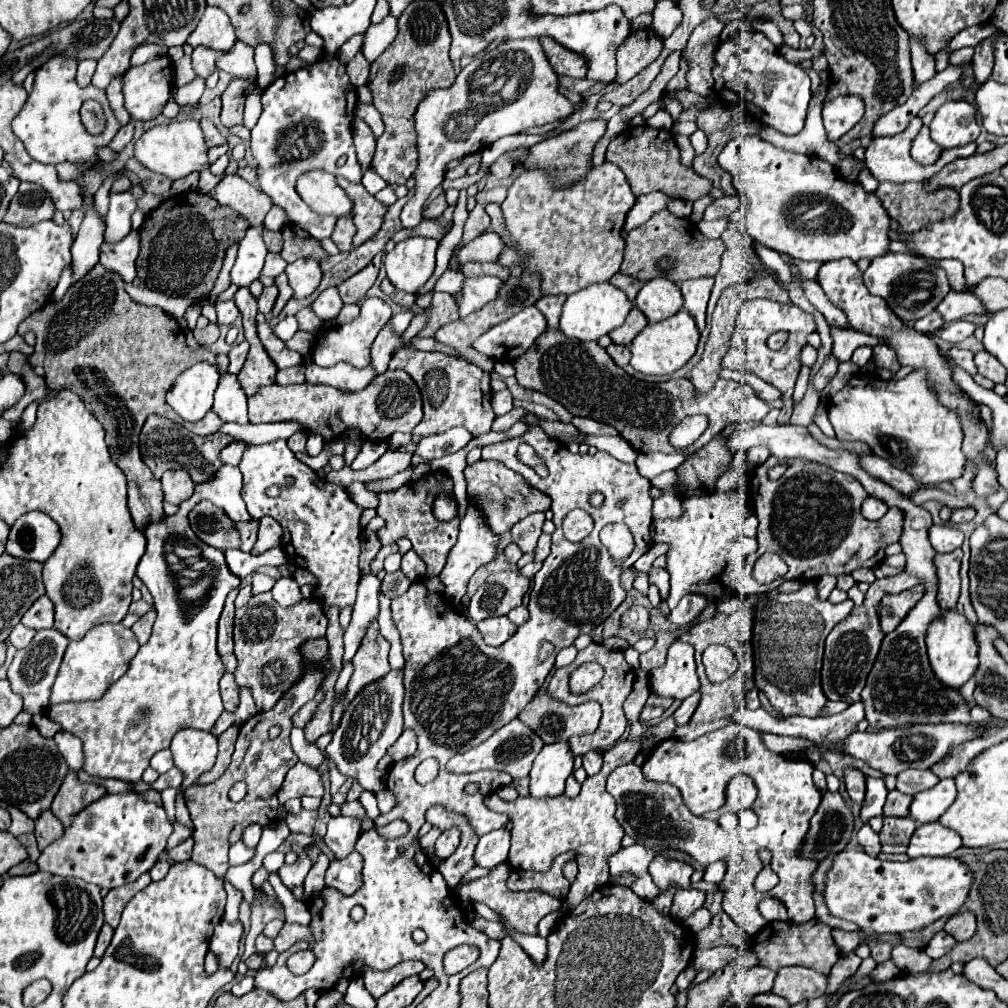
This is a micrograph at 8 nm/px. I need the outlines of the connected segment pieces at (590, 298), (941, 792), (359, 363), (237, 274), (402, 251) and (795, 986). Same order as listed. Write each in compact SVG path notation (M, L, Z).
M611 283L589 285L567 297L561 313L561 331L567 337L575 337L579 341L597 341L599 337L611 333L615 327L623 325L623 319L633 309L633 303L625 297L623 291L613 287Z
M941 779L935 787L931 787L929 791L921 791L913 797L909 815L919 823L933 823L937 821L947 807L951 807L951 803L957 797L957 789L955 789L955 779Z
M371 297L371 299L363 299L361 301L361 313L355 321L347 323L347 325L339 325L335 329L331 329L325 339L321 341L319 347L315 347L315 351L311 353L313 363L317 363L319 367L333 367L339 361L347 361L353 367L367 367L369 365L369 351L371 351L371 343L375 341L377 333L381 331L381 327L389 321L391 317L391 309L389 305L379 299L379 297Z
M250 227L239 243L237 261L231 271L231 283L237 287L251 285L263 269L265 255L267 247L262 238L261 227Z
M409 237L385 255L387 279L395 289L417 293L435 271L435 249L439 241L429 237Z
M783 967L777 971L777 979L773 985L773 993L785 997L791 1005L803 1001L821 997L827 991L829 977L823 973L817 973L815 969L805 967Z

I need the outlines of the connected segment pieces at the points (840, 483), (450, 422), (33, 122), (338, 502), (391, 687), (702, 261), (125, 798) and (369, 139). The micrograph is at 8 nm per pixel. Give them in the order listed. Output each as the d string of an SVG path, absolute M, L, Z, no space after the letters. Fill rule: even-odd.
M769 457L755 469L755 515L759 519L759 549L745 561L745 571L739 581L741 595L767 593L787 579L815 581L823 575L839 577L861 567L875 567L883 561L885 547L899 541L899 535L903 531L903 511L891 507L879 521L865 519L861 515L861 503L867 499L867 491L863 491L863 485L855 477L837 473L825 465L811 461L789 459L785 461L787 471L783 477L771 483L767 471L777 463L781 461ZM765 551L777 553L787 563L789 571L769 585L757 585L751 577L751 569Z
M405 345L399 351L395 351L395 355L391 355L389 369L407 371L423 393L425 417L415 427L413 435L426 437L445 433L457 425L469 429L473 433L473 437L479 437L479 435L485 435L491 431L491 423L495 419L495 413L491 407L491 387L489 387L491 379L477 365L473 365L465 359L453 359L451 355L445 355L439 351L423 353L423 351L417 351L415 347ZM443 413L445 413L445 417L443 417Z
M59 55L49 59L47 63L43 63L35 71L35 85L33 85L33 91L29 93L29 97L27 97L27 103L23 105L19 115L13 119L15 135L23 141L29 155L33 159L37 159L39 163L51 163L51 165L57 165L61 161L85 163L83 157L87 155L87 151L91 151L91 161L97 161L95 147L109 145L109 141L113 139L113 135L119 129L119 123L113 117L113 111L111 111L111 107L107 103L105 91L97 89L93 85L89 85L85 89L77 87L75 71L77 71L77 61L63 59ZM87 99L95 99L103 107L107 125L99 135L91 135L81 123L79 109Z
M279 439L265 445L247 445L243 459L239 463L243 473L243 501L247 503L247 511L251 517L271 515L283 527L281 547L287 549L289 559L315 575L317 587L313 591L315 599L321 605L329 607L353 607L355 591L359 583L359 551L361 551L361 507L355 505L351 495L321 479L311 467L295 457L289 449L287 441ZM285 477L295 477L295 485L287 489ZM277 485L281 493L277 497L267 495L267 487ZM285 529L289 531L289 539L285 537ZM335 561L327 567L327 563Z
M389 671L387 677L367 685L345 709L339 729L335 731L331 743L325 747L327 759L335 761L337 769L351 779L357 779L367 791L385 789L383 773L377 771L377 761L385 755L387 747L397 741L403 733L403 671Z
M661 211L637 229L627 233L625 259L621 265L621 273L631 275L641 281L649 281L655 277L665 277L677 285L695 277L713 277L719 271L721 255L725 245L721 239L707 239L697 231L688 218L673 217L667 211Z
M107 793L73 819L63 837L41 853L37 865L41 871L49 871L53 875L79 877L87 883L115 889L147 873L163 853L171 833L173 827L169 825L163 807L143 801L137 793Z
M359 117L353 119L353 139L355 139L355 149L357 149L357 159L365 171L375 155L375 137L369 125Z

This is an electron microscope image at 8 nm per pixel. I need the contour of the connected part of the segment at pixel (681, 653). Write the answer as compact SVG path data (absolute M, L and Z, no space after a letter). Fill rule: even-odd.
M675 641L669 647L665 665L651 671L651 691L661 697L685 699L697 689L699 679L695 673L693 647L689 643Z

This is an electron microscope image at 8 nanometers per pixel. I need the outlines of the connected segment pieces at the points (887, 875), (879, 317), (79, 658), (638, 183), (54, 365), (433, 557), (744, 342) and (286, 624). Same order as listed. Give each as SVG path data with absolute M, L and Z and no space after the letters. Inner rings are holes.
M845 849L827 873L825 903L835 917L857 923L867 933L907 933L923 929L941 917L959 913L975 875L957 857L915 857L909 861L881 861L863 849Z
M835 259L835 261L827 261L821 265L819 273L817 273L817 281L819 285L823 287L827 299L839 307L845 315L847 315L847 321L853 329L857 331L863 331L871 337L877 337L881 339L885 345L889 345L891 349L895 349L897 357L899 357L899 363L901 365L909 365L913 369L925 369L927 371L927 381L931 385L931 389L937 393L937 399L951 411L955 411L961 419L961 425L963 425L963 433L965 433L965 439L963 439L963 453L969 461L975 461L977 463L977 471L975 471L975 477L973 477L973 493L981 499L987 499L989 495L997 493L999 489L999 481L997 481L997 471L995 471L995 465L987 461L987 457L983 455L983 451L987 449L989 445L989 429L985 425L985 421L981 417L975 415L975 403L971 401L971 397L961 391L961 387L953 381L953 371L951 371L951 365L945 357L945 353L931 341L931 337L927 337L925 333L919 333L915 331L913 327L909 327L903 319L899 319L889 307L887 303L883 303L883 299L871 295L867 291L867 287L863 285L863 279L861 279L861 271L859 267L855 265L855 261L851 259Z
M111 623L95 625L81 641L71 641L59 675L51 687L51 699L49 703L63 703L63 701L89 701L99 699L111 683L115 683L125 671L133 655L139 651L139 643L131 629Z
M647 125L627 127L621 135L617 135L609 143L607 161L621 167L635 195L651 193L651 191L665 191L665 193L673 193L685 199L699 199L713 189L713 183L707 183L707 179L697 175L693 167L685 167L681 163L681 151L675 143L675 137L671 137L671 133L665 129L653 129Z
M97 265L81 281L73 283L57 305L45 305L35 315L27 317L19 325L19 333L33 331L37 335L35 353L29 357L31 365L41 365L47 373L47 385L51 393L61 389L75 391L85 407L101 421L107 431L107 445L111 459L127 475L129 487L129 511L139 531L147 523L165 517L161 483L155 481L149 467L139 455L139 431L151 413L171 417L179 423L179 415L171 411L165 401L167 391L175 375L187 367L209 361L217 367L211 351L189 349L185 345L185 333L159 307L147 307L135 303L123 289L123 279L117 273Z
M445 471L429 473L421 477L419 481L411 481L395 491L381 491L377 493L379 505L377 505L377 515L387 521L383 529L379 529L377 537L381 545L391 545L401 537L407 537L413 543L413 549L421 555L421 559L427 565L427 577L437 577L445 565L445 559L449 555L449 549L452 549L457 542L459 535L460 519L453 519L449 523L441 523L433 517L433 499L437 497L439 491L447 487L447 493L453 489L453 481Z
M757 299L757 301L743 303L743 307L739 311L737 327L735 327L735 333L731 339L731 349L723 359L723 367L737 369L737 371L749 371L761 379L767 379L767 383L771 383L773 387L777 387L781 391L783 407L777 417L779 425L789 423L789 417L793 411L793 401L791 401L793 385L795 385L797 373L801 369L799 349L807 343L805 337L813 331L815 331L813 317L809 313L801 311L797 305L783 305L783 303L775 303L775 301L767 301L767 299ZM777 329L787 329L789 339L779 351L771 351L767 347L767 337L769 337L769 333L775 333Z
M271 591L253 595L245 607L235 611L235 631L233 631L233 635L235 635L235 655L237 655L237 661L239 661L239 665L235 669L235 681L237 681L237 685L251 689L255 705L257 705L259 711L273 709L275 703L279 701L279 697L301 677L303 661L301 661L301 655L297 653L297 649L299 649L301 643L305 643L311 637L323 637L325 627L327 627L327 617L325 617L325 613L323 613L323 609L319 607L317 601L301 599L299 603L295 603L291 607L279 607L275 603Z

